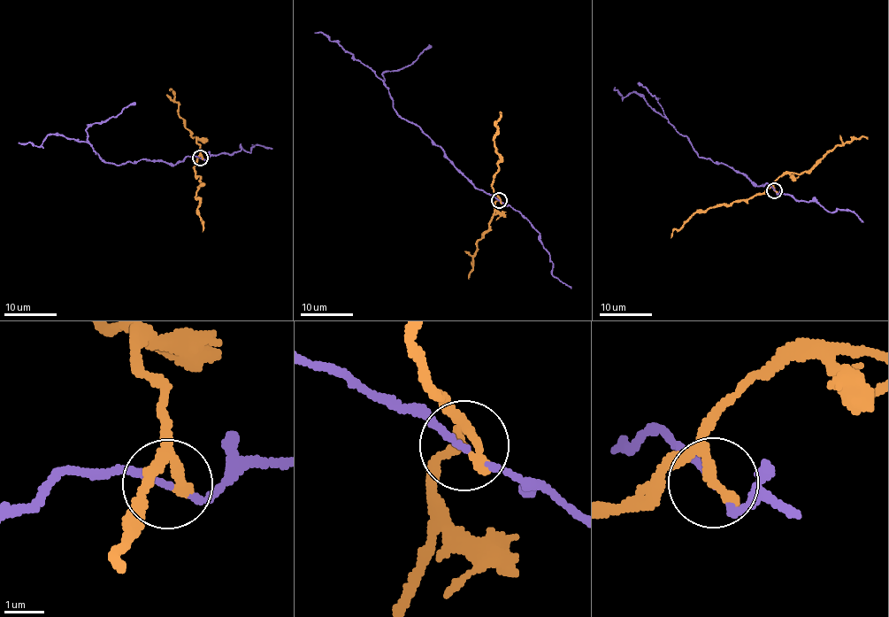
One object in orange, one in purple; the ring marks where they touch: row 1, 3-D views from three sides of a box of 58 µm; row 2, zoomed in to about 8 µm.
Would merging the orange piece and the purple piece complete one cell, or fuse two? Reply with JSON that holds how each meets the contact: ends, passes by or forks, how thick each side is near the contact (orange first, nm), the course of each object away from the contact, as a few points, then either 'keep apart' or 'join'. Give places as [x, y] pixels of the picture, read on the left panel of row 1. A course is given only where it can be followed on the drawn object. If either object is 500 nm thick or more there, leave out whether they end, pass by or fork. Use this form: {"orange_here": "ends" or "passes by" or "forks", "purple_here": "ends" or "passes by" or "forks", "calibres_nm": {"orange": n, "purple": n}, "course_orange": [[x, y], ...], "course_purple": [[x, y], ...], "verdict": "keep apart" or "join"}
{"orange_here": "ends", "purple_here": "passes by", "calibres_nm": {"orange": 320, "purple": 130}, "course_orange": [[202, 158], [200, 155], [194, 167], [195, 175], [200, 177], [202, 184], [196, 192], [203, 232]], "course_purple": [[200, 158], [117, 165], [63, 135], [49, 134], [40, 146], [19, 142]], "verdict": "keep apart"}

